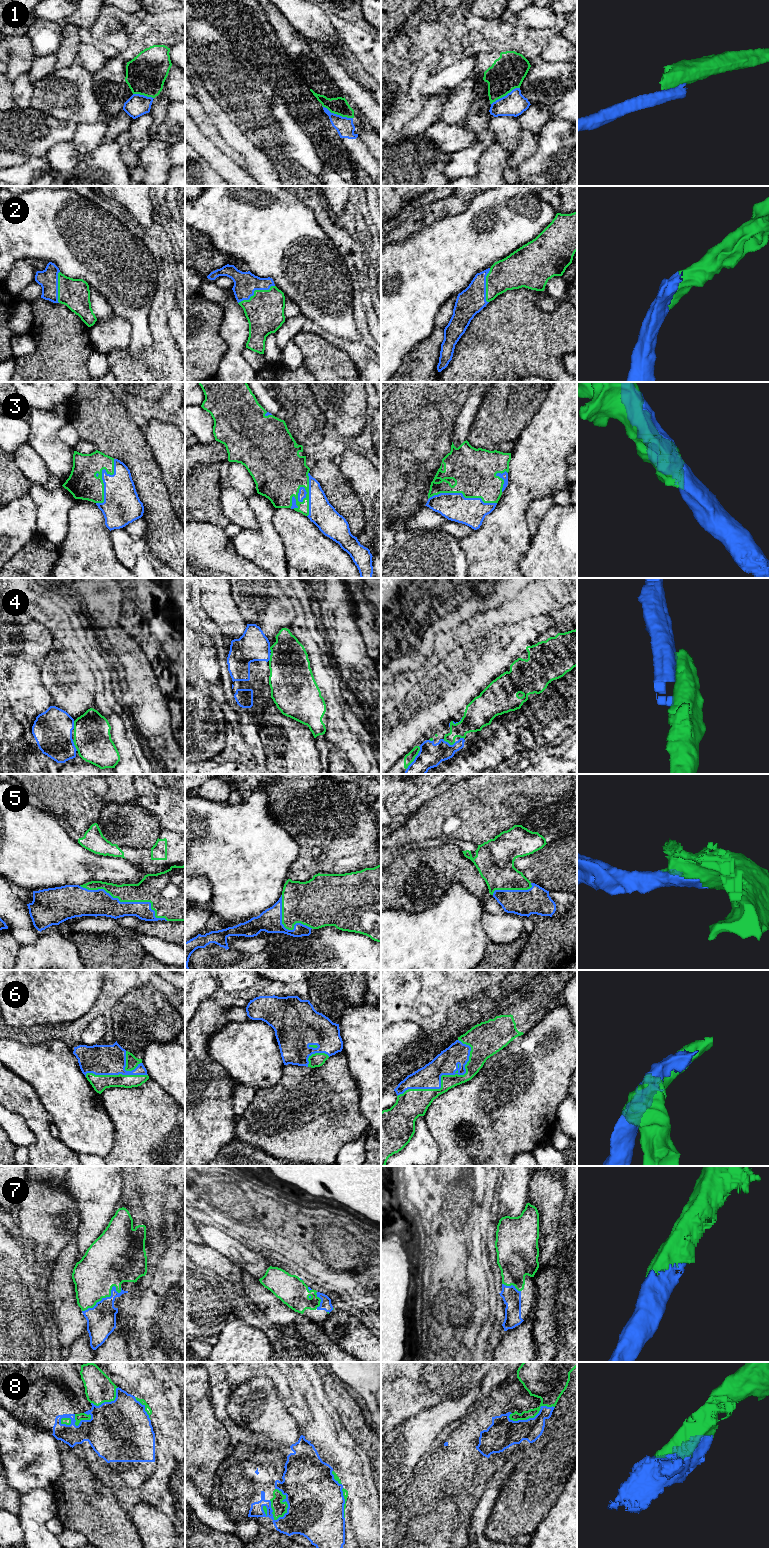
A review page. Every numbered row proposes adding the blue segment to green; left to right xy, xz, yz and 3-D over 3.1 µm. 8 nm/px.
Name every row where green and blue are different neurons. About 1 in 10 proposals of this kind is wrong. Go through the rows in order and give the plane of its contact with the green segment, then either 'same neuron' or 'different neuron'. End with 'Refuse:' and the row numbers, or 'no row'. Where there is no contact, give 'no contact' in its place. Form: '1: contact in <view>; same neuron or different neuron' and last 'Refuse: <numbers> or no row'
1: contact in xz; different neuron
2: contact in xz; same neuron
3: contact in xz; same neuron
4: contact in yz; different neuron
5: contact in xy; same neuron
6: contact in yz; same neuron
7: contact in xy; same neuron
8: contact in xz; same neuron
Refuse: 1, 4

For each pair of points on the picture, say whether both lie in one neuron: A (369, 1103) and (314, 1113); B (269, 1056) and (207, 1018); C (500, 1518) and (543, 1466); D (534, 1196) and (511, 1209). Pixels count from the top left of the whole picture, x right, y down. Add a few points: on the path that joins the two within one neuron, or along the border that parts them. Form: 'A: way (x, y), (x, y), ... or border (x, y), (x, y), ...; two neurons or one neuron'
A: border (355, 1082), (359, 1110), (368, 1127); two neurons
B: border (245, 1021), (223, 1025), (210, 1037), (208, 1046); two neurons
C: way (513, 1505), (522, 1496), (524, 1487), (533, 1479); one neuron
D: border (532, 1177), (529, 1183), (527, 1202); two neurons

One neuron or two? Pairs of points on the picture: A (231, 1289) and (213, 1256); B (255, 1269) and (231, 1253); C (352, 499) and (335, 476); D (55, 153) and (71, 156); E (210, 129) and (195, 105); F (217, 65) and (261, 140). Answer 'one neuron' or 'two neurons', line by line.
A: two neurons
B: one neuron
C: one neuron
D: one neuron
E: one neuron
F: one neuron

